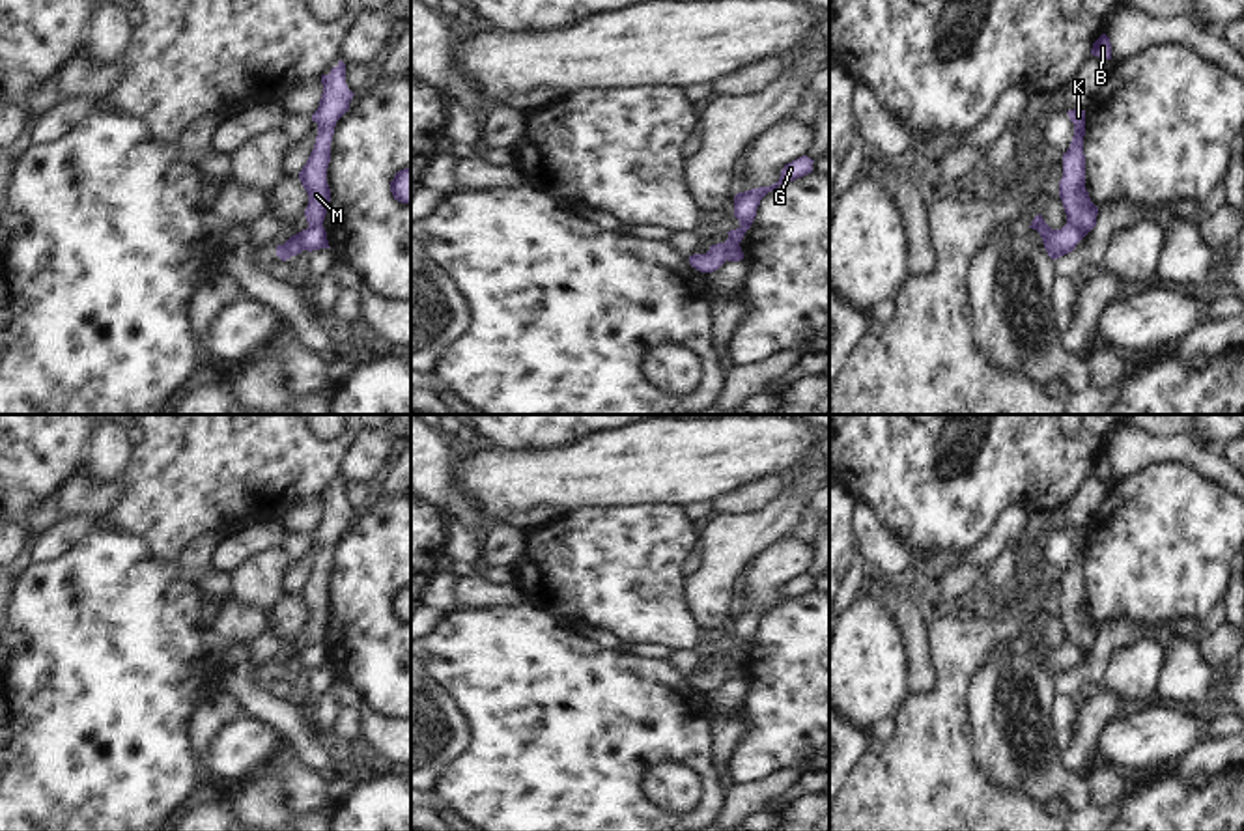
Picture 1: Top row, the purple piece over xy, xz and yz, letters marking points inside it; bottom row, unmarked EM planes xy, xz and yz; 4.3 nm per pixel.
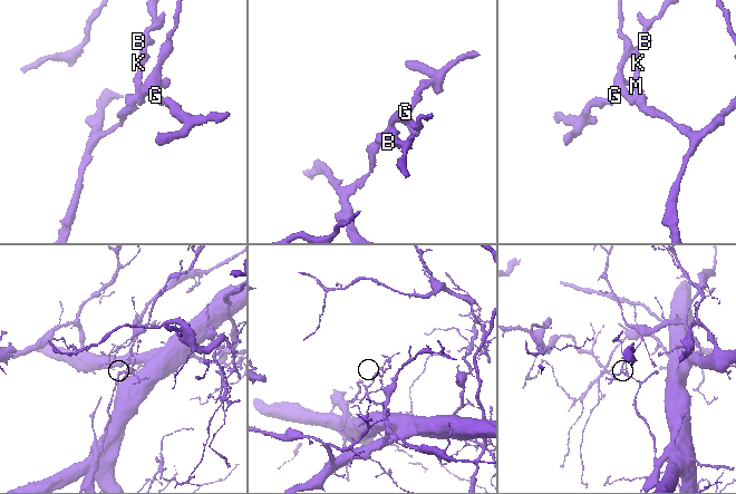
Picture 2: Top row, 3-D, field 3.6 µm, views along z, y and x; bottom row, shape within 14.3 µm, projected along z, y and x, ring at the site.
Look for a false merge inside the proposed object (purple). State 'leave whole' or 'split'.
split

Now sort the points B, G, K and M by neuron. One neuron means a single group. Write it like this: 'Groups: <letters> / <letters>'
Groups: B K M / G

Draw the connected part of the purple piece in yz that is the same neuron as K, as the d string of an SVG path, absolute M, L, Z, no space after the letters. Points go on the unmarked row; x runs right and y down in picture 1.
M1068 528L1074 542L1070 566L1063 571L1063 596L1059 599L1059 616L1067 631L1067 642L1089 652L1096 644L1098 626L1091 620L1085 607L1085 528Z

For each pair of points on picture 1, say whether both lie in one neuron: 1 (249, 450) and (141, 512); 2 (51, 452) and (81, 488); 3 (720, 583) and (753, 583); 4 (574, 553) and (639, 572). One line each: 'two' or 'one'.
1: one
2: two
3: two
4: one

